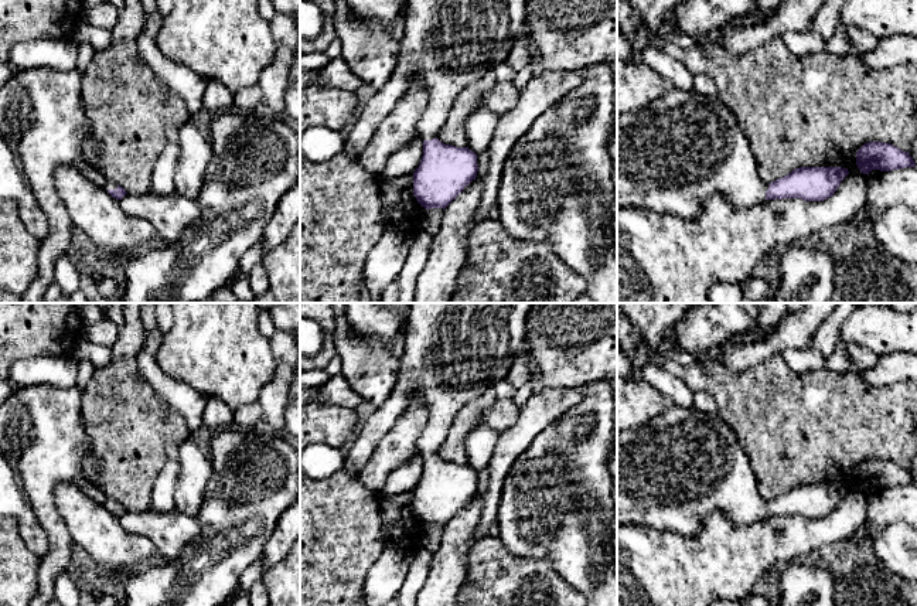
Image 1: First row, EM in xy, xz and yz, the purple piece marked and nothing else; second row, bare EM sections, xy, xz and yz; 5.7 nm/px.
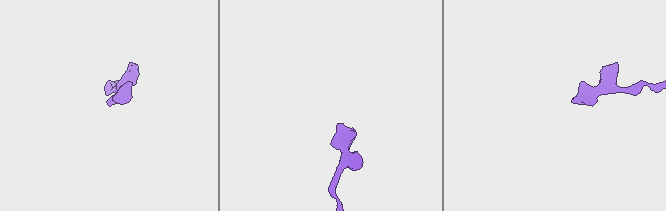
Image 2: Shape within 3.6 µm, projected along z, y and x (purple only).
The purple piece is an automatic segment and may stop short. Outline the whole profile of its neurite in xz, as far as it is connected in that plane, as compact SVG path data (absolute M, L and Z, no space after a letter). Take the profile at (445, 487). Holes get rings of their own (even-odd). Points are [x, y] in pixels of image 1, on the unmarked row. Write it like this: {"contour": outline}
{"contour": "M410 303L403 334L403 353L399 357L396 385L388 399L367 418L352 438L352 446L347 453L345 467L357 471L371 459L383 436L393 428L405 413L412 398L420 398L427 405L425 428L417 439L417 454L395 467L381 491L386 497L413 493L413 513L426 527L446 525L456 514L477 494L477 471L468 464L444 462L437 452L446 440L451 422L457 412L468 402L477 399L488 388L504 381L514 360L524 350L524 334L526 317L534 303Z"}

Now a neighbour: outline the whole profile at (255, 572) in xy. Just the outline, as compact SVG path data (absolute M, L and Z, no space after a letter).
M260 559L253 562L239 578L239 595L246 593L255 582L262 579L263 573L263 562Z

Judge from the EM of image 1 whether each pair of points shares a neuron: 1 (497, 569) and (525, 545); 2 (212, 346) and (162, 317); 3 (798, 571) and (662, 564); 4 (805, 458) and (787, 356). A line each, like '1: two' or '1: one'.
1: two
2: two
3: two
4: two

